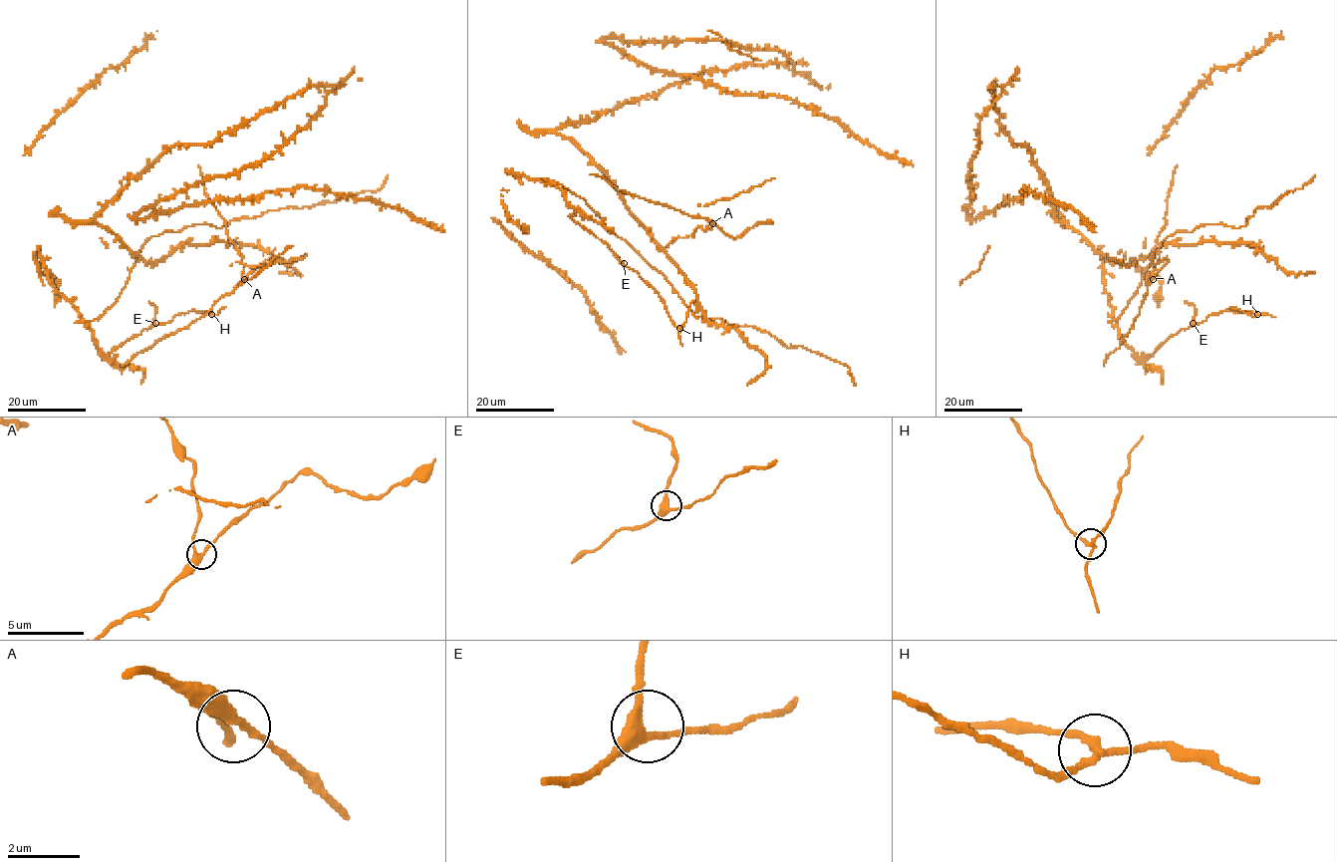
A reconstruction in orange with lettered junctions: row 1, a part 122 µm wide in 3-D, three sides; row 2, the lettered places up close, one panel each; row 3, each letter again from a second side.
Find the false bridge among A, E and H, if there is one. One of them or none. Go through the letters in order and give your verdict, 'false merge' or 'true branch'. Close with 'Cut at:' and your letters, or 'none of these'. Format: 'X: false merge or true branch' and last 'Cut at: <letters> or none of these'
A: true branch
E: true branch
H: false merge
Cut at: H

